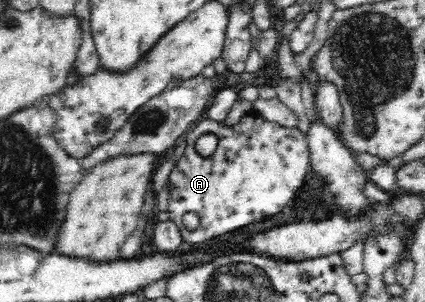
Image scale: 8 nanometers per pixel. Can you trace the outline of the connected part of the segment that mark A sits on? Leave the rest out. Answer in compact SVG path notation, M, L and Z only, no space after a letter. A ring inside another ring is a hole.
M248 112L233 126L223 125L220 122L201 118L186 134L185 151L181 159L176 162L167 181L171 183L171 192L168 205L169 220L175 222L181 235L190 244L202 244L222 234L234 233L236 228L253 226L253 223L262 221L281 212L282 208L293 200L296 190L309 181L310 155L307 136L300 130L287 130L277 123L266 121L255 112ZM203 134L217 136L217 149L209 157L203 157L196 151L196 140ZM186 212L196 212L200 224L196 230L188 230L182 223L182 216Z

